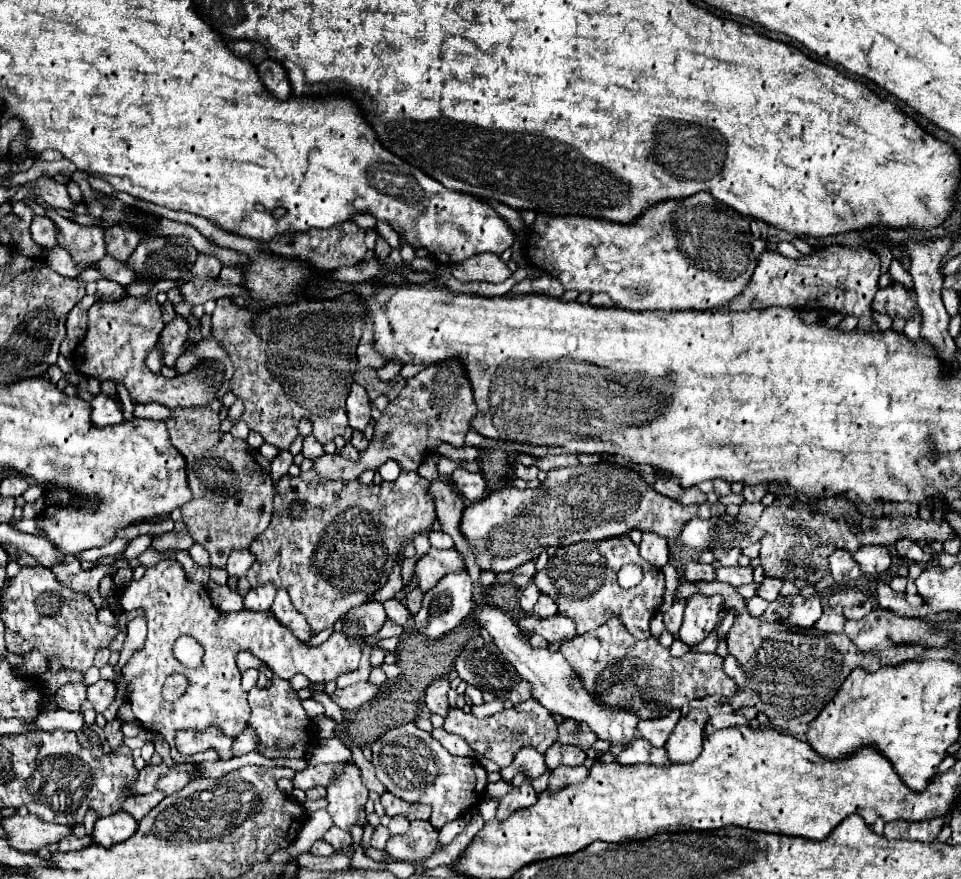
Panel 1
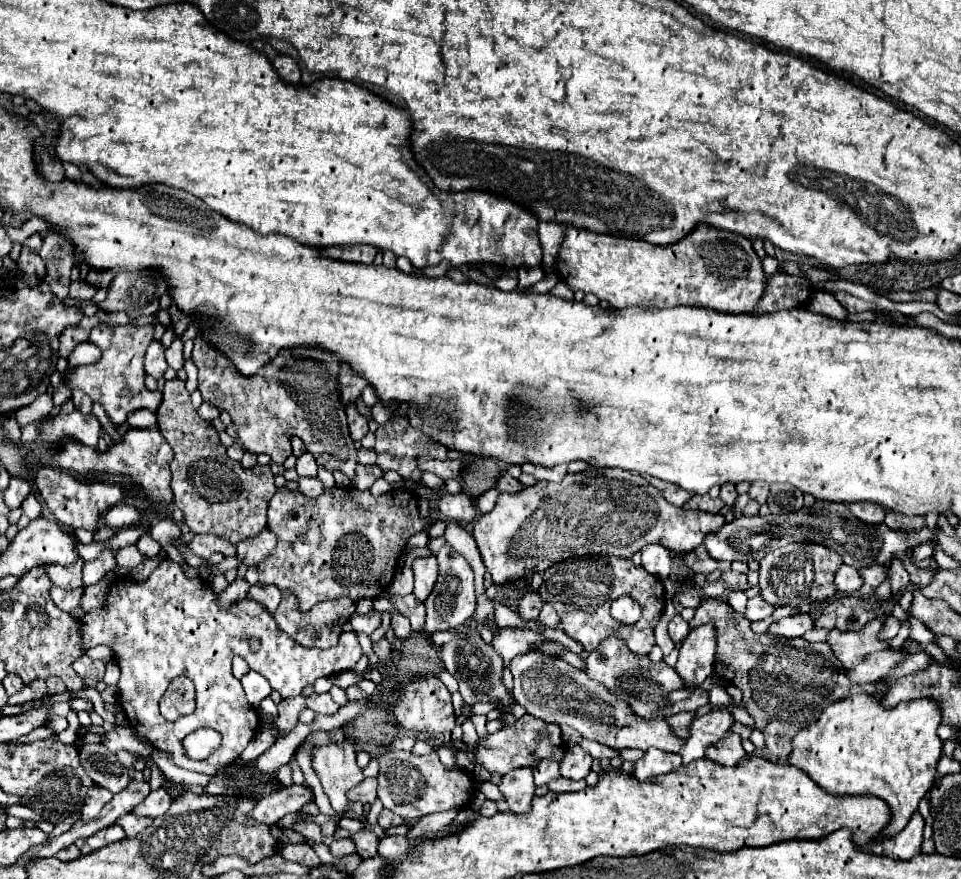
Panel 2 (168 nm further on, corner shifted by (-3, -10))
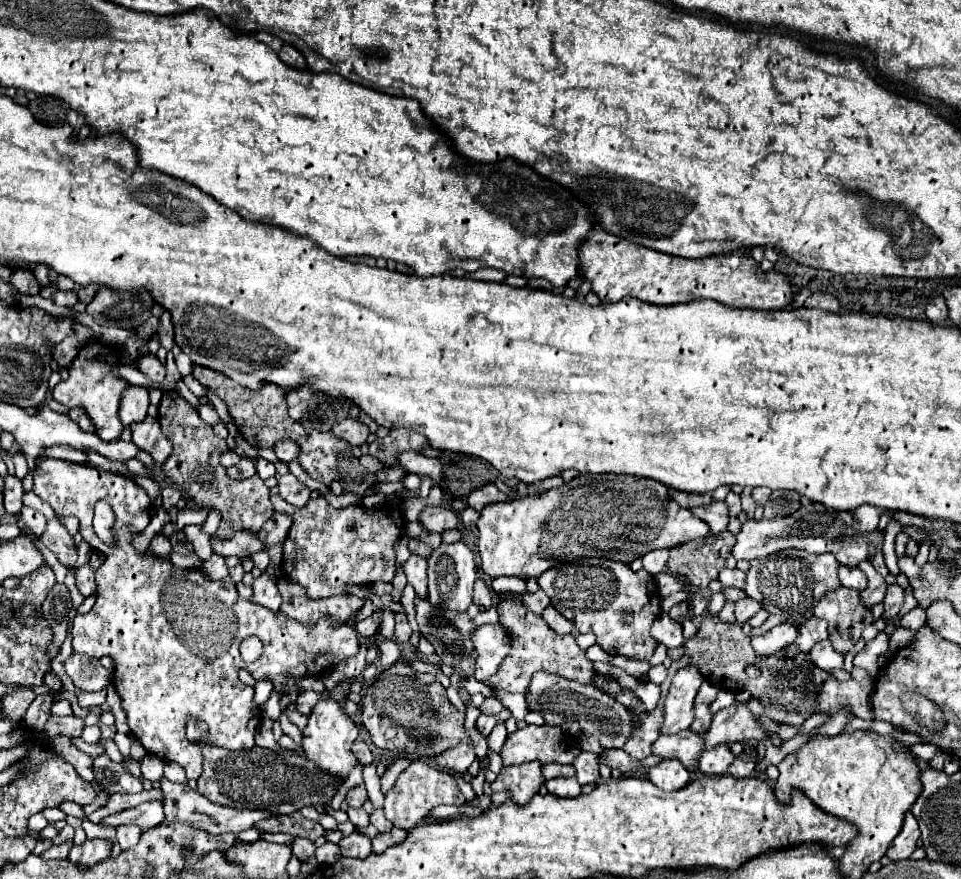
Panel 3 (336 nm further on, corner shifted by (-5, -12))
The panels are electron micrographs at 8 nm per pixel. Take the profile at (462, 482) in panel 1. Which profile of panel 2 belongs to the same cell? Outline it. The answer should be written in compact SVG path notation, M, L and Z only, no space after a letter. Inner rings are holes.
M443 494L439 498L439 514L447 518L447 522L467 524L477 518L477 508L473 498L467 494Z

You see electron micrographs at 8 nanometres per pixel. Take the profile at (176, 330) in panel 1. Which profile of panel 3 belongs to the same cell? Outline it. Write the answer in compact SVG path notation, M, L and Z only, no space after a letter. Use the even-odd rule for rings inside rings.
M147 354L139 360L139 370L153 382L161 384L165 380L165 366L159 362L155 354Z

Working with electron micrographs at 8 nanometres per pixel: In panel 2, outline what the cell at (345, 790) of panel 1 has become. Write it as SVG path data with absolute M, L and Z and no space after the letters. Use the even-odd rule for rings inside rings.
M345 736L345 742L313 746L311 750L313 770L319 776L325 794L331 800L331 806L337 814L349 818L361 818L363 804L347 802L347 790L357 786L363 780L361 768L355 762L355 746Z

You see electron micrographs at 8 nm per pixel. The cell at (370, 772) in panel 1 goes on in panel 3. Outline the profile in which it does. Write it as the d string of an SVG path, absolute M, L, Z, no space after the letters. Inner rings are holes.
M365 784L351 788L351 790L347 792L347 796L345 796L345 802L347 802L351 808L361 808L365 800L367 800L367 790L365 790Z

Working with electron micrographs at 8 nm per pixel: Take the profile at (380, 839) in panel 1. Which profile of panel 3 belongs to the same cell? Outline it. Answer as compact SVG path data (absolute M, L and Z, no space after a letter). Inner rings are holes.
M353 832L353 834L345 836L339 842L339 846L341 846L343 856L349 856L349 858L365 858L365 856L369 856L373 852L371 838L367 838L361 832Z

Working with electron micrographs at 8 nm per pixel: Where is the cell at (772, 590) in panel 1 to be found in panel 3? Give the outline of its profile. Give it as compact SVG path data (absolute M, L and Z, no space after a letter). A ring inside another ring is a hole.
M745 598L745 600L739 600L737 602L737 608L735 608L735 616L737 616L737 622L739 624L747 624L749 618L753 614L757 614L761 610L761 604L753 598Z

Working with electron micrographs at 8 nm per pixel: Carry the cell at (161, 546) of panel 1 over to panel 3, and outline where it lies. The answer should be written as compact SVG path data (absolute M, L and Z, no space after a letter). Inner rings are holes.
M237 532L235 536L233 535L231 538L227 538L227 540L221 540L217 544L217 554L221 554L221 556L239 556L239 558L245 558L249 554L262 550L267 550L267 548L258 539L257 534L251 532Z

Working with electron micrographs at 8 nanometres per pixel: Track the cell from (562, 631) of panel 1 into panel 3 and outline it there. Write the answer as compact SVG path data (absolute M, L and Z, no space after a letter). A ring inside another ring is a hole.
M485 624L477 628L477 632L473 634L473 646L477 652L475 678L483 682L497 672L497 668L509 654L509 648L511 648L509 632L505 632L501 624ZM487 632L489 632L489 638L487 638Z

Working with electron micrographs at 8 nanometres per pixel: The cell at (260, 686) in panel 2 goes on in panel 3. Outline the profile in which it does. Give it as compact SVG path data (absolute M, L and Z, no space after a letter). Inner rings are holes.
M259 680L259 682L255 684L255 696L253 696L255 704L257 704L257 706L263 706L263 704L269 700L271 692L273 692L273 684L271 684L269 680Z

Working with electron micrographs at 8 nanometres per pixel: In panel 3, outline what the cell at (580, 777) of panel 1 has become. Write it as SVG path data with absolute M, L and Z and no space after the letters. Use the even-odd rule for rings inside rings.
M553 778L553 780L547 780L545 786L553 796L579 796L581 794L581 786L575 778Z

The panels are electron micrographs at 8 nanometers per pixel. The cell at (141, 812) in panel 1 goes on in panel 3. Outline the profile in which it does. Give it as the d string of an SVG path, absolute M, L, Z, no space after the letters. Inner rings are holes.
M117 826L117 842L123 850L129 850L135 846L141 838L141 828L137 826Z

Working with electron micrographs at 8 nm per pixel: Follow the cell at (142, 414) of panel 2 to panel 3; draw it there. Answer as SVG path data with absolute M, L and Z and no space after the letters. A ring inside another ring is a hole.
M129 386L121 400L119 418L125 426L131 426L133 422L141 422L143 418L147 418L147 408L149 408L149 390L143 386Z

